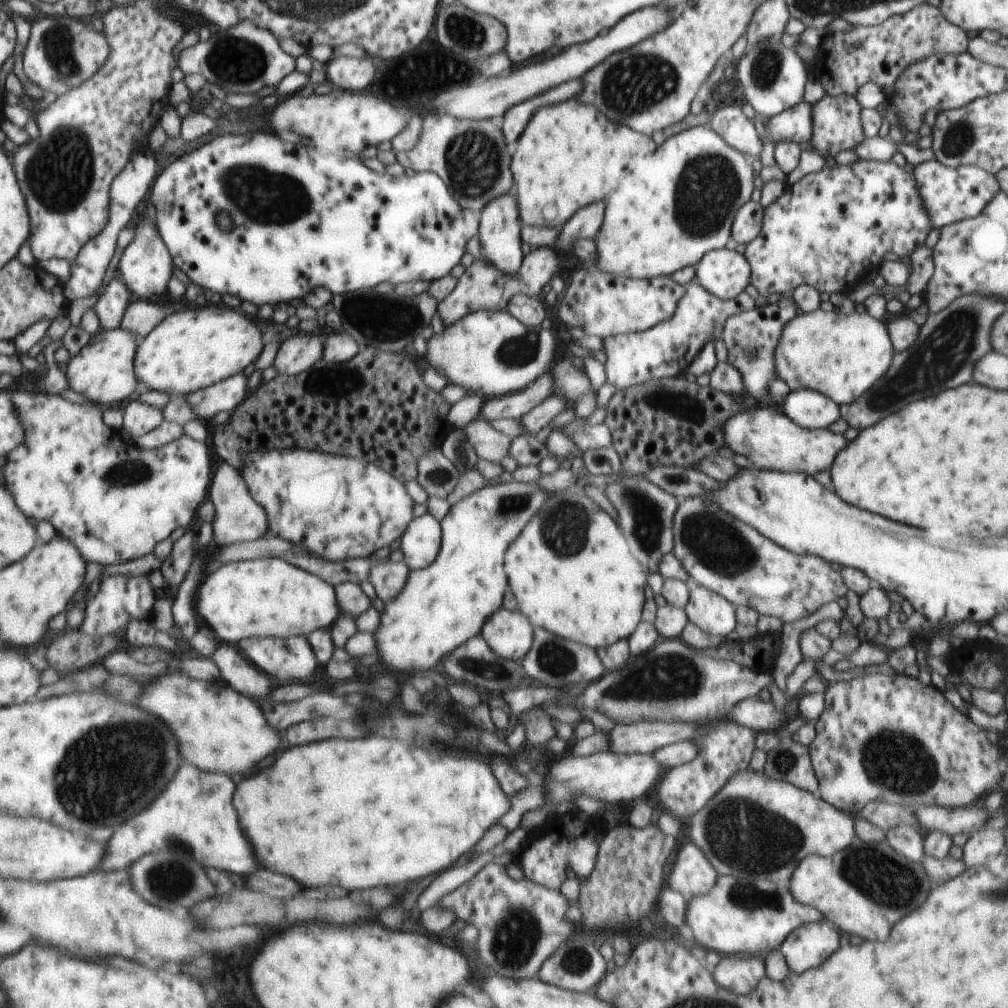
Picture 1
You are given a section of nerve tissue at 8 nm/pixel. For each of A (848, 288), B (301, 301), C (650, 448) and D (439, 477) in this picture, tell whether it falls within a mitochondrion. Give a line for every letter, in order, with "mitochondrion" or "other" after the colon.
A: other
B: other
C: other
D: mitochondrion

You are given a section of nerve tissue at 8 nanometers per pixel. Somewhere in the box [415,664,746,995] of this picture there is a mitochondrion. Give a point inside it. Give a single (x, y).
(512, 943)

